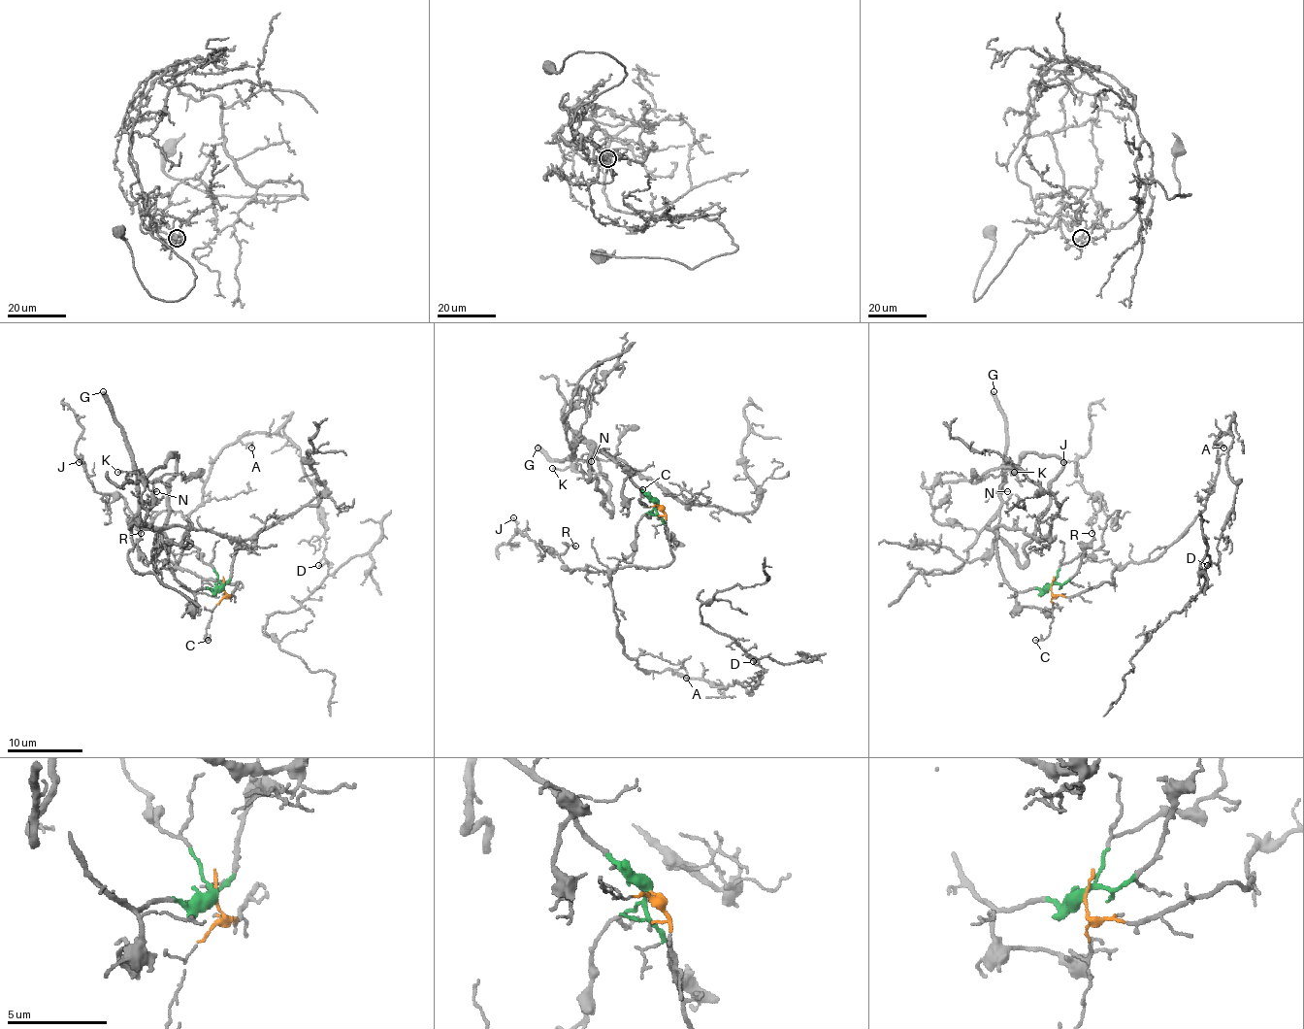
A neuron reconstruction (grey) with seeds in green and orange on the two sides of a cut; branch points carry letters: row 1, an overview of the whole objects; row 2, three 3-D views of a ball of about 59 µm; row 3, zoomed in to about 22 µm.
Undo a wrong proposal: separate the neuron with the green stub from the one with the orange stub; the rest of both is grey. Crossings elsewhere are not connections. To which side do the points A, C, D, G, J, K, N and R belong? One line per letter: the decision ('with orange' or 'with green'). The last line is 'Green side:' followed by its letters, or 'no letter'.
A: with orange
C: with orange
D: with orange
G: with green
J: with green
K: with green
N: with green
R: with green
Green side: G, J, K, N, R

